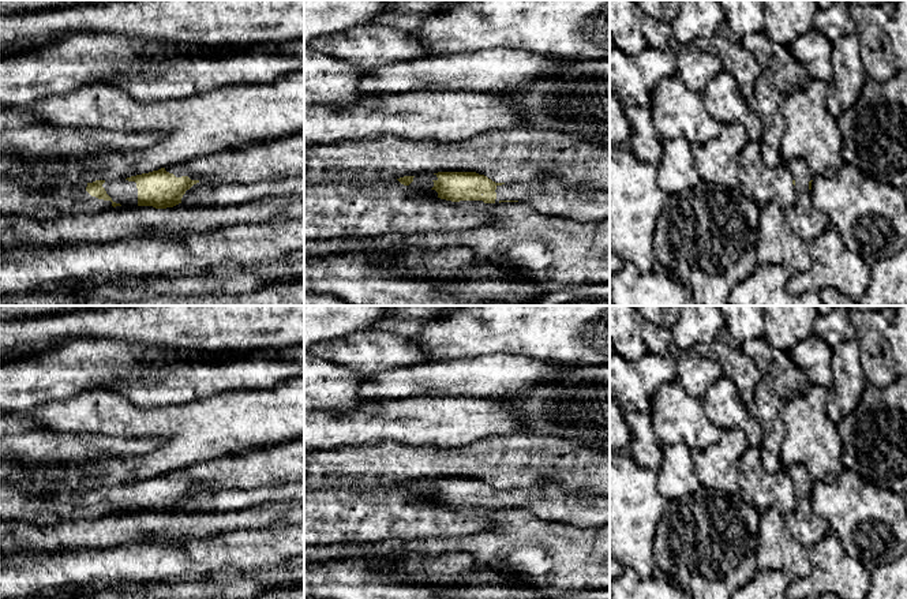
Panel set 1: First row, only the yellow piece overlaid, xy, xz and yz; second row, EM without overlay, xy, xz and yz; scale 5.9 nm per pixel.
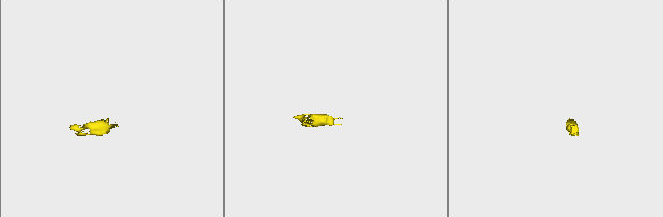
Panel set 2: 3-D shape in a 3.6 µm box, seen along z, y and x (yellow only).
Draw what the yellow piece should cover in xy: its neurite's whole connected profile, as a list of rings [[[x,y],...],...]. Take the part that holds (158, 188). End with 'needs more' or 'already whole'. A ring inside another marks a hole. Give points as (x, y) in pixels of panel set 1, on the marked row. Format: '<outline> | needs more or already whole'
[[[304,132],[250,145],[247,147],[224,150],[194,158],[173,166],[123,180],[95,180],[93,183],[56,181],[45,187],[45,194],[95,196],[110,201],[112,206],[98,214],[79,214],[34,220],[29,216],[0,214],[0,244],[48,246],[65,242],[113,242],[150,235],[185,235],[205,232],[235,224],[259,224],[278,217],[299,218],[304,216],[304,195],[277,195],[226,206],[181,206],[187,190],[203,180],[207,184],[243,183],[304,176]]] | needs more

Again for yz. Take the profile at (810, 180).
[[[792,158],[786,168],[792,176],[792,184],[797,194],[795,205],[786,213],[788,228],[807,246],[810,246],[818,235],[831,227],[829,218],[813,207],[810,190],[813,173],[803,160]]] | needs more

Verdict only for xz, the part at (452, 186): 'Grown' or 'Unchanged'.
Grown

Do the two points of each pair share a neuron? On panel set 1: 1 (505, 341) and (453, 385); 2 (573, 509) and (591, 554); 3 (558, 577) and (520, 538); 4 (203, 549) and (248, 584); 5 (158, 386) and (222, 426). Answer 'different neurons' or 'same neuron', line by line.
1: different neurons
2: different neurons
3: same neuron
4: different neurons
5: different neurons

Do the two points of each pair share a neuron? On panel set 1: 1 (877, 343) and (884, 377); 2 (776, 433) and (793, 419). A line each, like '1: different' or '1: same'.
1: same
2: different

